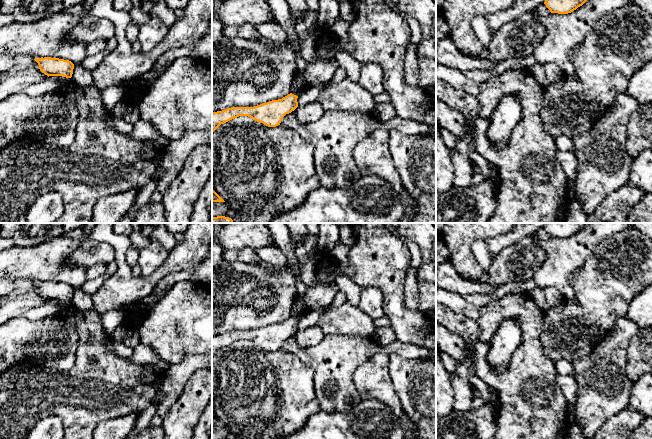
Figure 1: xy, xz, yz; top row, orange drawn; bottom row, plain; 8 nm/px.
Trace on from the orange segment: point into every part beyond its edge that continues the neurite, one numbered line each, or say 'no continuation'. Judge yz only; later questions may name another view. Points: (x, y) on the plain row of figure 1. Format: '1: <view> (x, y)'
no continuation

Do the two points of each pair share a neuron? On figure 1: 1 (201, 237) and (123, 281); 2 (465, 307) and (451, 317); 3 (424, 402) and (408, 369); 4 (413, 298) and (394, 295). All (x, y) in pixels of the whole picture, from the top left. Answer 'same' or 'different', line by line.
1: same
2: different
3: same
4: different

